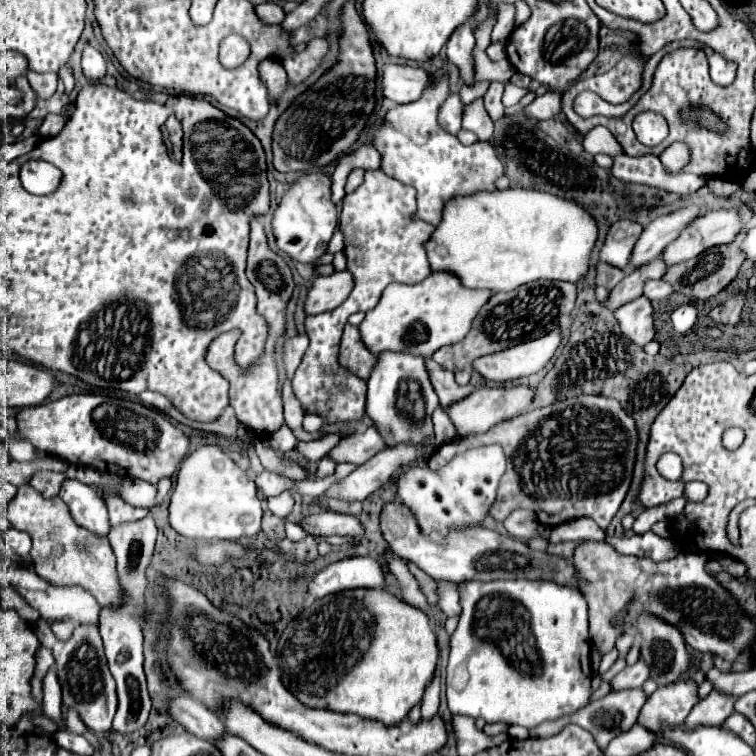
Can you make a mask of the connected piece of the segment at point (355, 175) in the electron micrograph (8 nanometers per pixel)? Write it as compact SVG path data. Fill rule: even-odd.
M362 168L352 170L352 172L350 172L350 176L348 176L348 182L346 182L346 194L354 192L354 190L362 184L362 180L364 180L364 170L362 170Z

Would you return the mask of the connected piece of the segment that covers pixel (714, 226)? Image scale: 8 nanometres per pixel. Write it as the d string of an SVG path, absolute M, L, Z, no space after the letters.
M736 206L726 210L712 210L696 218L664 252L664 260L668 266L690 260L704 250L720 244L730 244L740 234L740 210Z

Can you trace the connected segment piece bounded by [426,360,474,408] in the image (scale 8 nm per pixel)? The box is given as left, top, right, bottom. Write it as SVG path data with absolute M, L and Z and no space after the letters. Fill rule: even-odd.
M434 360L426 362L428 370L430 370L430 380L432 380L432 386L440 398L440 404L446 408L450 406L450 402L460 402L462 398L466 398L466 394L470 394L470 390L474 390L472 384L466 384L466 386L460 386L456 384L454 380L454 372L438 366Z

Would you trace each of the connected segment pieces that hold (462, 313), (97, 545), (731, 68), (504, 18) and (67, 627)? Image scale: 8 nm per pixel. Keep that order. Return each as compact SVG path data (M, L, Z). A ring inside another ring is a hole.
M432 272L426 280L410 286L410 284L390 284L378 306L366 312L366 318L360 324L360 334L366 348L372 354L380 354L384 350L392 352L412 352L430 358L438 348L462 342L470 332L478 310L490 300L492 290L470 290L454 278L450 272ZM412 332L418 332L418 340L414 340Z
M22 484L18 486L18 492L14 496L14 500L8 506L8 520L14 528L24 530L32 536L32 550L30 550L30 558L34 564L34 572L44 578L46 582L54 584L54 586L82 586L86 590L90 590L94 594L94 598L98 600L100 606L106 604L116 604L120 598L120 584L118 584L118 576L116 576L116 558L110 550L108 538L100 538L84 528L80 528L72 516L68 506L56 496L56 498L44 498L38 490L34 490L30 484Z
M678 40L678 46L696 46L702 48L708 54L708 62L710 62L710 78L714 84L718 86L728 86L734 80L736 74L736 64L724 60L718 52L714 52L710 46L698 42L698 40Z
M500 4L498 6L498 22L492 30L492 42L498 42L498 40L504 42L506 40L506 36L514 28L514 14L516 14L514 4Z
M56 620L56 622L52 622L52 632L58 638L70 638L72 630L74 630L74 622L72 620Z

